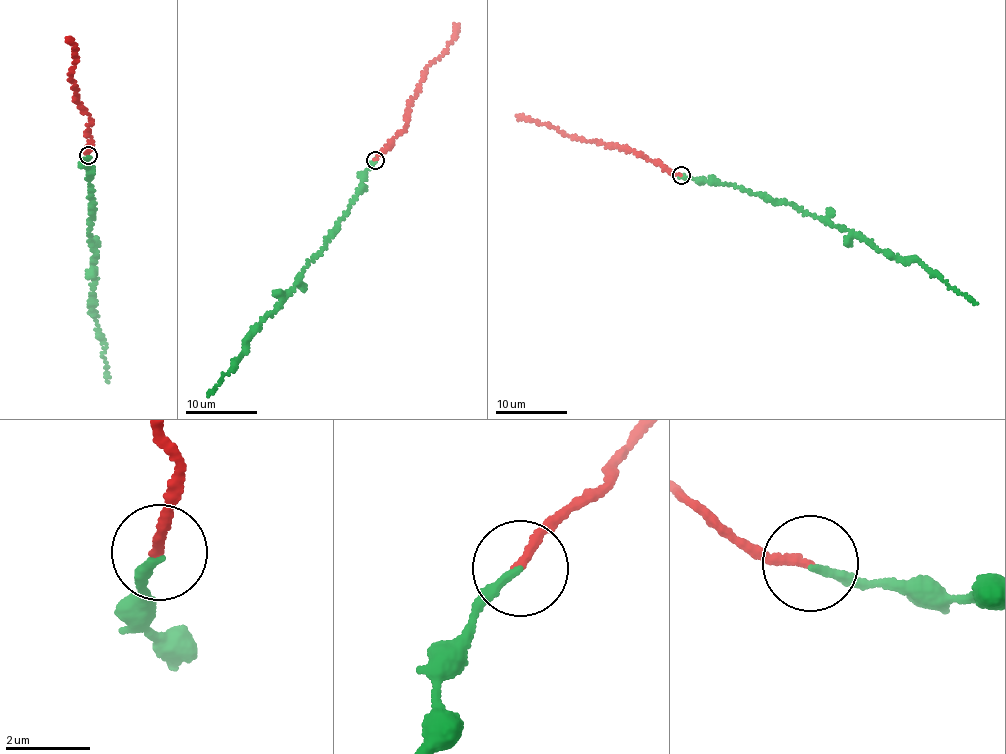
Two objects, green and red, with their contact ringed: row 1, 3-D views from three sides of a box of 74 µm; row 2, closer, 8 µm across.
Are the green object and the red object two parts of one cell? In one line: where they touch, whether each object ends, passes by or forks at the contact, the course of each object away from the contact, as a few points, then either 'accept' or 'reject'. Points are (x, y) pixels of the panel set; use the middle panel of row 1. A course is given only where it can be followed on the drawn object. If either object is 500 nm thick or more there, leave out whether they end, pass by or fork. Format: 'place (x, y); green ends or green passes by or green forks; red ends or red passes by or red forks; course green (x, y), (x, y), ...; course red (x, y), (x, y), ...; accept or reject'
place (375, 160); green ends; red ends; course green (375, 159), (362, 190), (322, 252), (304, 267), (280, 306), (252, 329), (246, 353), (208, 395); course red (376, 159), (380, 151), (405, 129), (409, 102), (424, 79), (422, 72), (442, 55), (456, 36), (453, 23); accept

